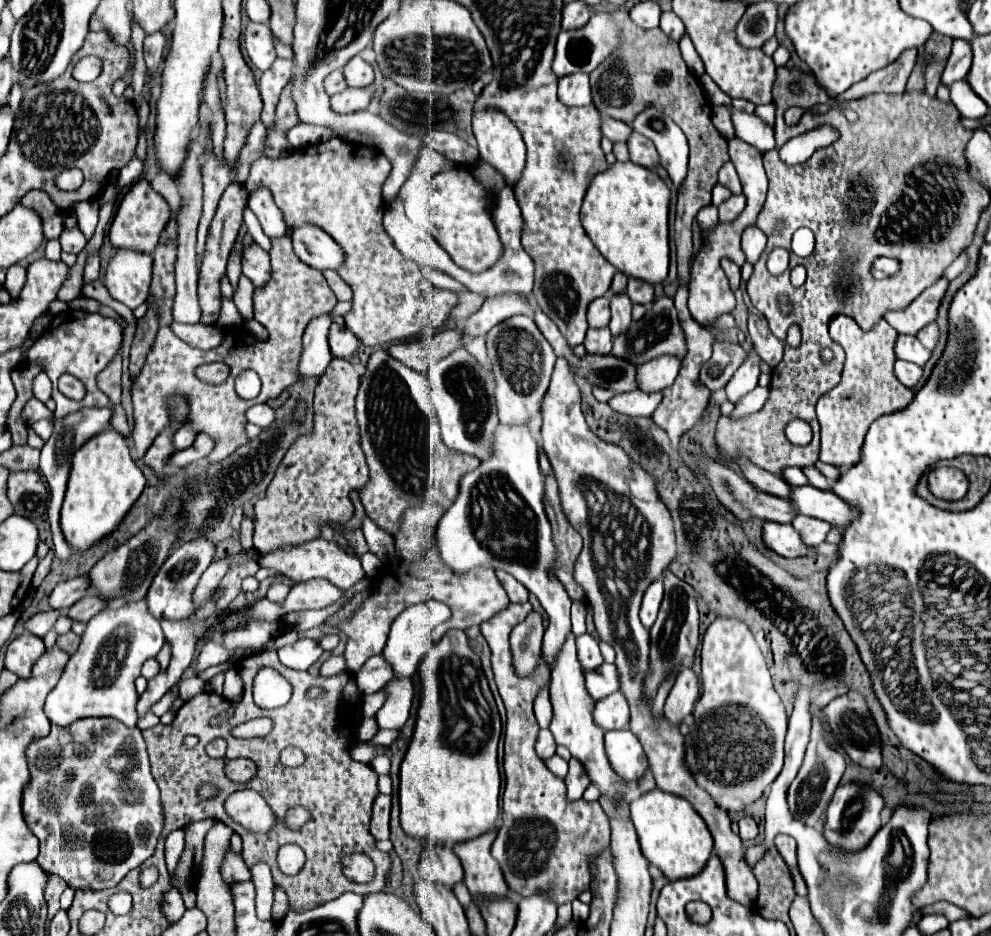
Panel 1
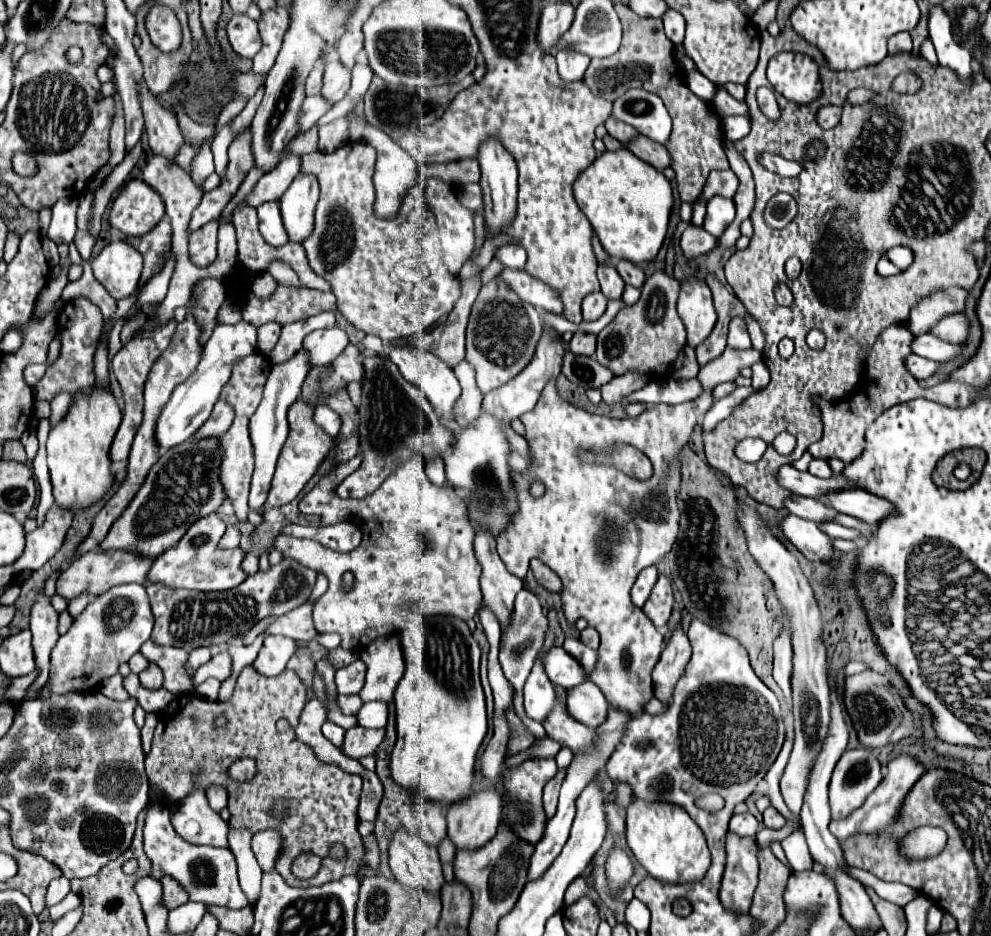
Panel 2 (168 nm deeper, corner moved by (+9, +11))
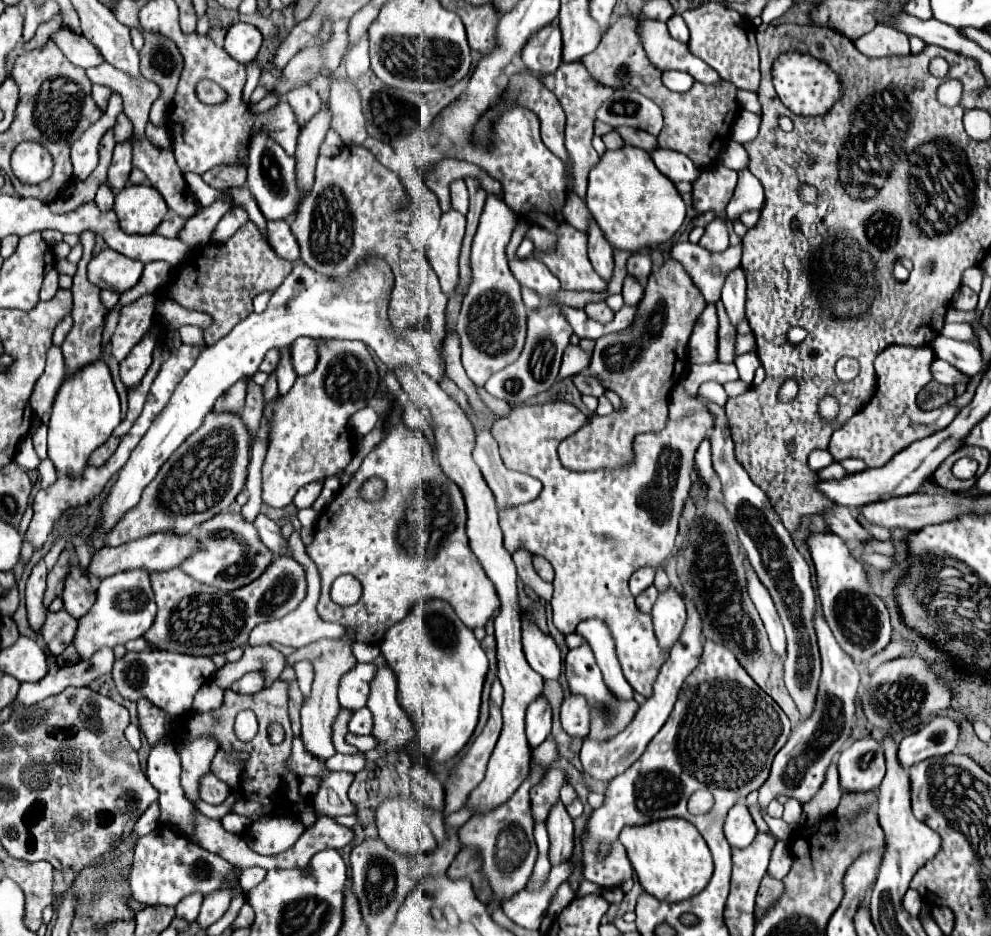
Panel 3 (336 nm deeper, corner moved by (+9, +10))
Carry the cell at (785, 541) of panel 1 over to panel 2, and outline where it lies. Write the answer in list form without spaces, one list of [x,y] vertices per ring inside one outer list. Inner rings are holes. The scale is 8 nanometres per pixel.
[[[787,515],[779,521],[779,529],[787,541],[791,541],[809,561],[827,561],[833,553],[831,539],[817,527],[817,523]]]

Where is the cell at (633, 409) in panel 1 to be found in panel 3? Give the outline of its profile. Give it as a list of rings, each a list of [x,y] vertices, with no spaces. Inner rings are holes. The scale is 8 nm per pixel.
[[[705,382],[705,384],[701,384],[699,396],[705,396],[705,398],[717,402],[719,406],[723,406],[727,402],[727,392],[723,390],[723,386],[719,382]]]

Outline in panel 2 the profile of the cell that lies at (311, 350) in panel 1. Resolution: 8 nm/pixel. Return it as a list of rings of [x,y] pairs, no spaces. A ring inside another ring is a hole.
[[[299,349],[291,359],[283,361],[279,365],[273,365],[269,379],[267,379],[267,385],[265,385],[263,401],[249,421],[249,433],[251,433],[251,441],[253,441],[253,449],[255,449],[255,473],[253,473],[253,481],[251,481],[251,493],[249,493],[251,509],[257,509],[267,501],[275,463],[277,463],[279,451],[281,451],[281,447],[287,439],[287,433],[289,433],[287,409],[301,395],[301,385],[305,381],[305,375],[309,373],[309,369],[311,369],[311,363],[309,363],[307,349]]]

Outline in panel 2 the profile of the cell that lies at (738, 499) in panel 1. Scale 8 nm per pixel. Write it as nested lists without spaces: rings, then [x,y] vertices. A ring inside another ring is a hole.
[[[791,495],[785,499],[785,509],[793,515],[799,515],[803,519],[809,519],[809,521],[825,521],[825,519],[833,519],[837,515],[837,511],[821,505],[817,499],[811,499],[811,497],[801,497],[801,495]]]

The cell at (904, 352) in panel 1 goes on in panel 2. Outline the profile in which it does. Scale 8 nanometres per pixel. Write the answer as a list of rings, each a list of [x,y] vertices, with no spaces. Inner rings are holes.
[[[925,333],[925,335],[913,337],[911,349],[913,349],[915,355],[921,355],[921,357],[927,357],[927,359],[933,359],[933,361],[949,361],[959,353],[961,347],[945,343],[937,337]]]

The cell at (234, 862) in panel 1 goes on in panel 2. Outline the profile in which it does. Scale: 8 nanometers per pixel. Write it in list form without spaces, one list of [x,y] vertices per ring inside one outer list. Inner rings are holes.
[[[203,789],[193,791],[185,801],[171,809],[171,823],[181,837],[193,845],[229,847],[229,825],[211,811]]]

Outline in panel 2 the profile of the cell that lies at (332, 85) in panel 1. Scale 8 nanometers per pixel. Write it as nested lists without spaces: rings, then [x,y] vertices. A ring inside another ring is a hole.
[[[315,67],[311,71],[311,75],[309,75],[309,79],[307,79],[305,91],[307,91],[307,95],[315,95],[315,93],[321,91],[321,87],[323,87],[323,69],[321,67]]]

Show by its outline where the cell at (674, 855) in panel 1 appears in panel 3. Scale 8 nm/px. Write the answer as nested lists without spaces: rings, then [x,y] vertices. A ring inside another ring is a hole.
[[[665,818],[661,822],[651,822],[649,826],[627,826],[619,842],[625,846],[631,866],[639,878],[639,884],[647,894],[661,902],[681,902],[697,896],[713,874],[713,858],[701,834],[691,822],[681,818]]]

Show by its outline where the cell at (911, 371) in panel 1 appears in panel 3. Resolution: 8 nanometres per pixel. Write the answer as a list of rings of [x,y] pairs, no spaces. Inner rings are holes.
[[[933,360],[931,374],[933,374],[933,380],[937,380],[939,384],[945,384],[945,386],[957,386],[957,384],[969,384],[971,382],[969,376],[961,374],[957,368],[953,368],[941,360]]]

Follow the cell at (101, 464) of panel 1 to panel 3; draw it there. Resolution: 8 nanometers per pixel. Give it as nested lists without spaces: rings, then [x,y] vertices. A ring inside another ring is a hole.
[[[99,360],[81,370],[73,376],[65,378],[59,386],[51,408],[49,420],[49,458],[55,464],[57,474],[77,476],[87,466],[89,454],[107,442],[111,432],[121,422],[121,408],[115,384],[109,374],[109,366]]]

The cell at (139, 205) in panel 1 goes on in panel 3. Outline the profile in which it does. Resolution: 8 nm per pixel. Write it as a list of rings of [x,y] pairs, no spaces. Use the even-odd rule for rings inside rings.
[[[125,186],[117,196],[113,210],[127,234],[151,234],[167,216],[167,204],[153,186]]]

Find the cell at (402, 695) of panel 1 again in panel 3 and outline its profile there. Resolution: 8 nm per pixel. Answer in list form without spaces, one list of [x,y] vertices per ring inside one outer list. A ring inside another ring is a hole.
[[[369,708],[357,710],[349,720],[349,732],[351,734],[371,734],[373,730],[373,716],[369,714]]]

